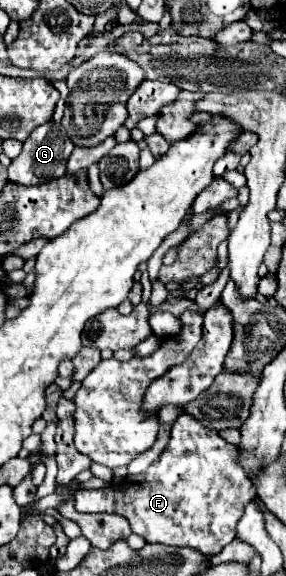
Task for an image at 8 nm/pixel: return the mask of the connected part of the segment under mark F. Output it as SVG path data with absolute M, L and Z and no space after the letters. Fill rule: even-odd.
M180 415L176 423L172 425L170 441L160 455L156 463L152 463L144 473L130 475L128 481L132 485L126 485L124 491L114 489L96 489L78 491L76 507L78 511L104 511L104 513L118 513L124 515L130 521L130 527L136 535L142 535L148 543L164 543L164 545L176 545L176 547L194 547L202 551L204 555L216 555L220 553L234 537L236 537L236 523L244 515L244 507L252 497L256 497L256 489L250 481L250 477L244 473L242 465L238 463L238 447L226 443L220 439L216 431L210 431L202 427L196 419L190 419L190 415Z

